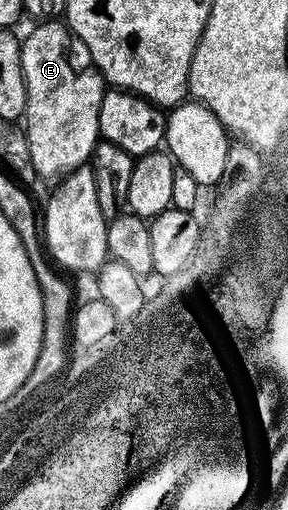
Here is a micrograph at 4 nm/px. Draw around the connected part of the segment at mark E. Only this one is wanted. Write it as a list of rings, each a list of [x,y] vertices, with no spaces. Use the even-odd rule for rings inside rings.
[[[64,21],[34,27],[21,42],[21,67],[27,88],[23,129],[38,179],[56,183],[92,159],[99,141],[99,104],[107,83]]]

